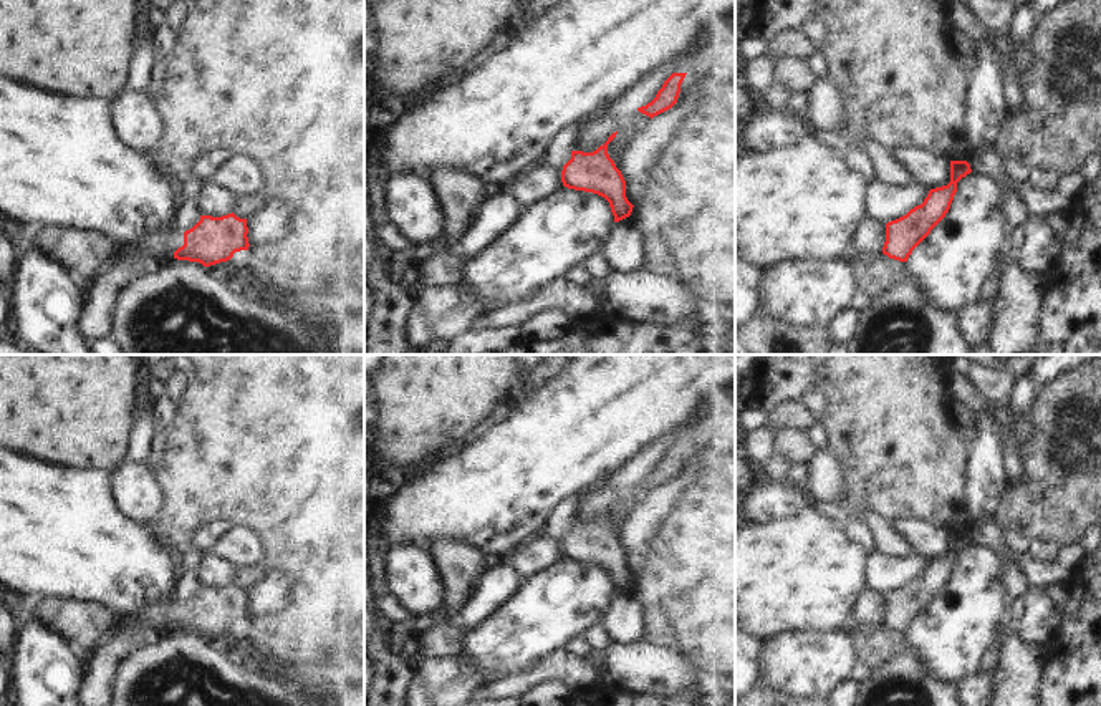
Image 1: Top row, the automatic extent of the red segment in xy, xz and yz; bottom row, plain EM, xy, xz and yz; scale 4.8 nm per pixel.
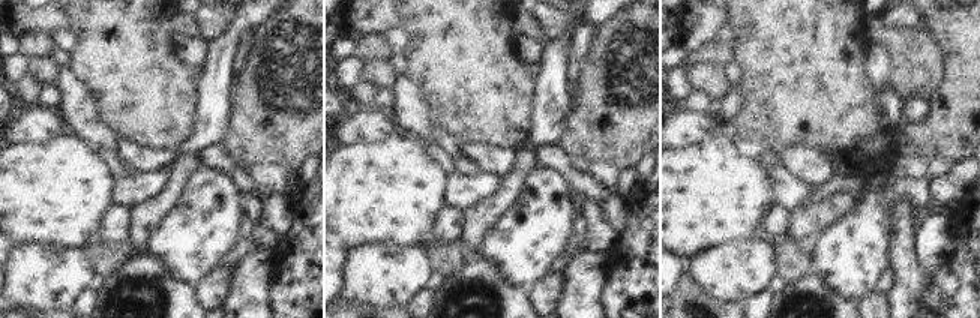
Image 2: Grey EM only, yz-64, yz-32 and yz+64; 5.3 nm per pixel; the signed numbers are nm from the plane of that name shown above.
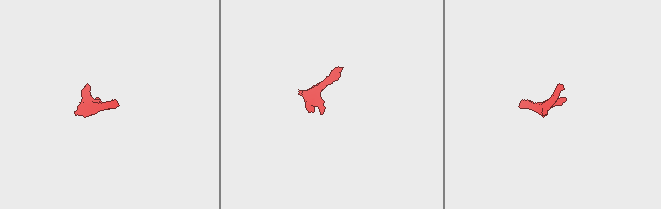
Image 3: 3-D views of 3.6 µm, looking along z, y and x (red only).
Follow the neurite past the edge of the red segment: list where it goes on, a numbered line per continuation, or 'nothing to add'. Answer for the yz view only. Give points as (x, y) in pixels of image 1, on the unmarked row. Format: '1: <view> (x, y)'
nothing to add.

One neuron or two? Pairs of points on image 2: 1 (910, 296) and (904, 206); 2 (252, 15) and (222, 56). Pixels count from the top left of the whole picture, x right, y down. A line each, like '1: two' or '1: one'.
1: one
2: one

